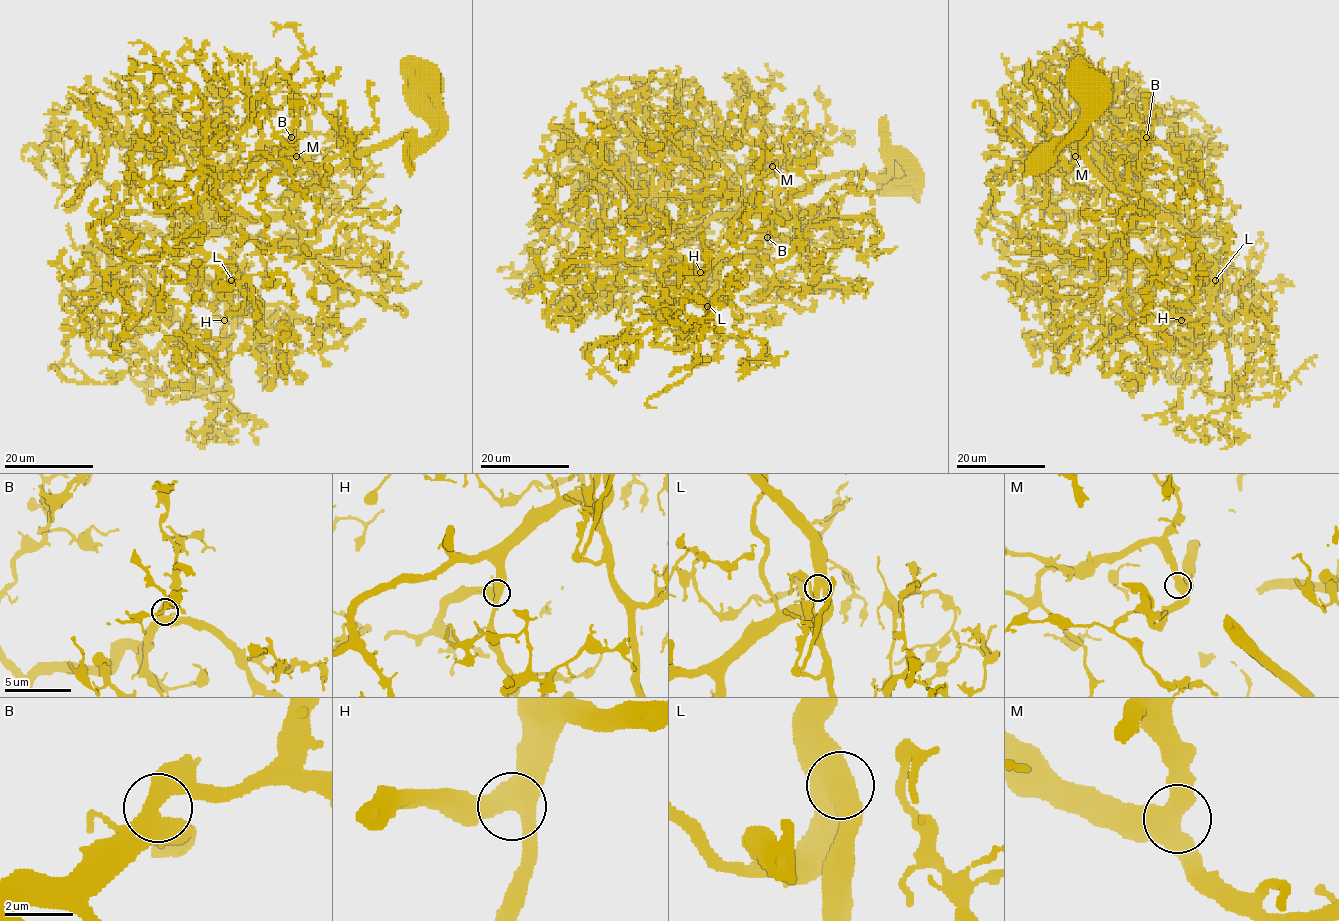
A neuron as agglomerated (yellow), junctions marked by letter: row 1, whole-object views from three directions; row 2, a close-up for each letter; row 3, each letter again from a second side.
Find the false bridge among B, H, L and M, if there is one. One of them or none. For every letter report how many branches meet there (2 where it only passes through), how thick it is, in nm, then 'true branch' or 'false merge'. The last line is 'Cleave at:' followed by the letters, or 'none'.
B: 3 branches meet; 440 nm thick; true branch
H: 3 branches meet; 480 nm thick; true branch
L: 3 branches meet; 550 nm thick; true branch
M: 3 branches meet; 480 nm thick; true branch
Cleave at: none

